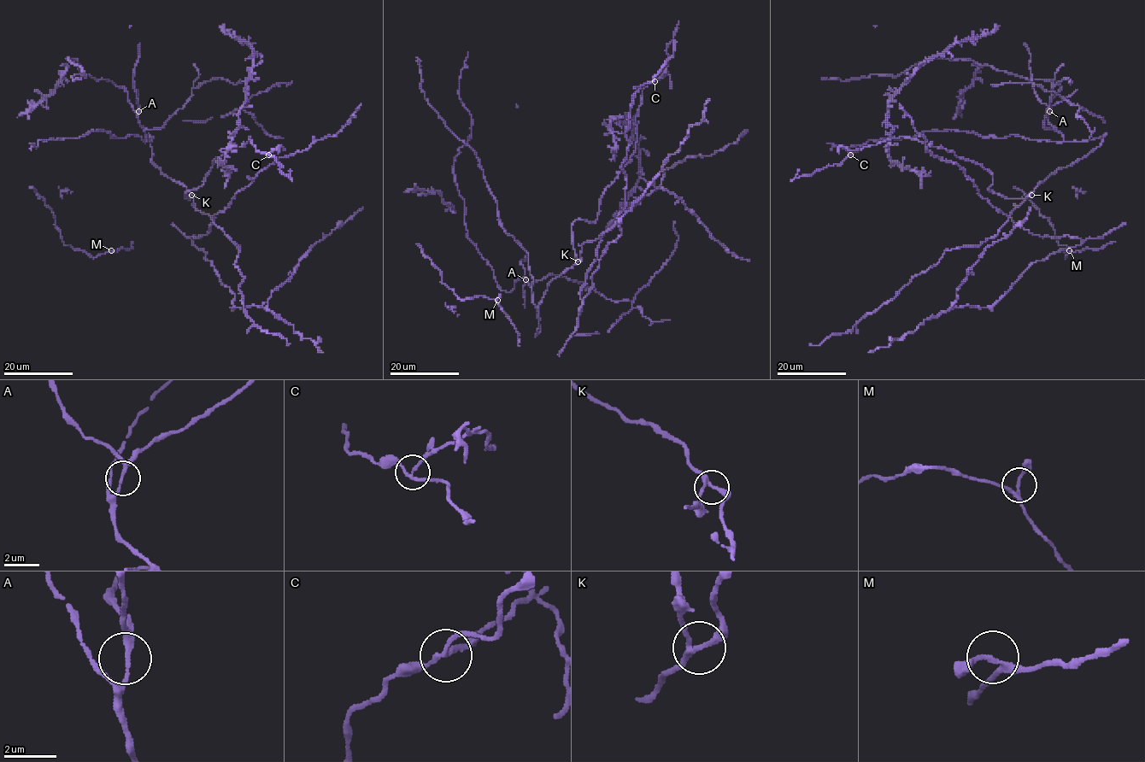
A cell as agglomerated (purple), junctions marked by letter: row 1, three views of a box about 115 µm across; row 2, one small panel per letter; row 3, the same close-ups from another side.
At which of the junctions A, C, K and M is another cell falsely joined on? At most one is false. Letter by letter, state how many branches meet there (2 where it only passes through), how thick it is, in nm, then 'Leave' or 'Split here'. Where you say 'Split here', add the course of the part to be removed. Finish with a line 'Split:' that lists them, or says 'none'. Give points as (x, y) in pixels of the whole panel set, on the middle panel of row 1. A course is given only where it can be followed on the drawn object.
A: Branches: 3. Thickness 160 nm. Leave
C: Branches: 3. Thickness 150 nm. Split here. Course of the part to remove: (654, 81), (668, 74), (669, 89)
K: Branches: 3. Thickness 200 nm. Leave
M: Branches: 3. Thickness 180 nm. Leave
Split: C

